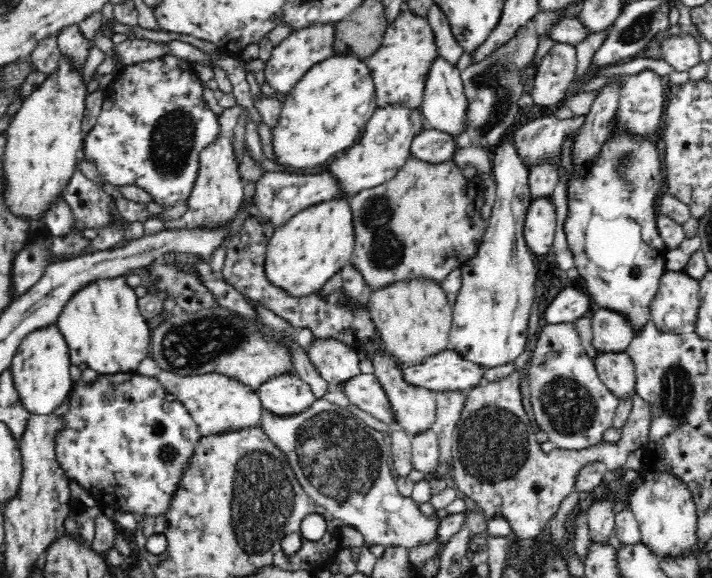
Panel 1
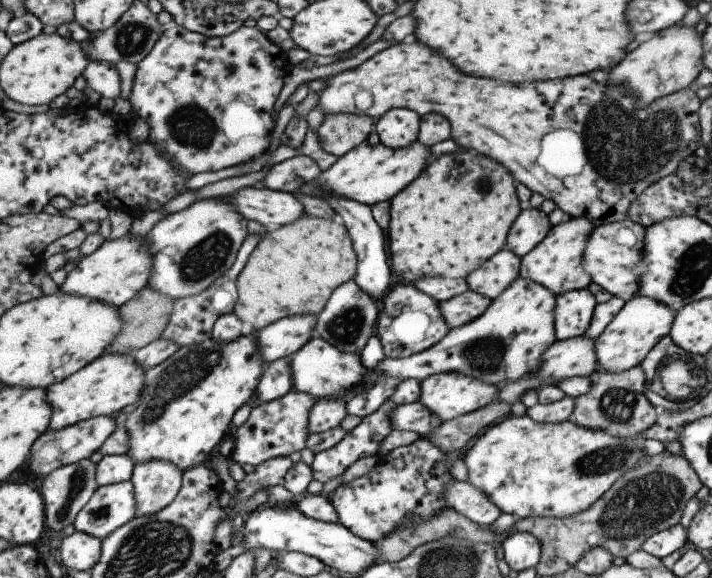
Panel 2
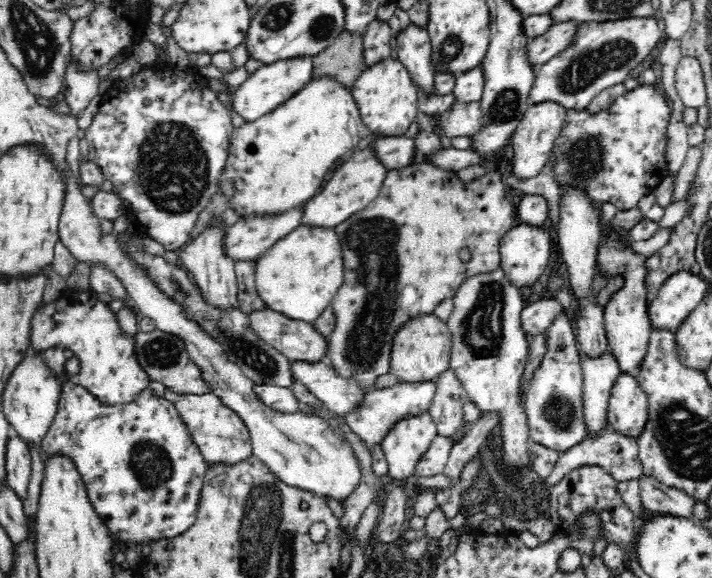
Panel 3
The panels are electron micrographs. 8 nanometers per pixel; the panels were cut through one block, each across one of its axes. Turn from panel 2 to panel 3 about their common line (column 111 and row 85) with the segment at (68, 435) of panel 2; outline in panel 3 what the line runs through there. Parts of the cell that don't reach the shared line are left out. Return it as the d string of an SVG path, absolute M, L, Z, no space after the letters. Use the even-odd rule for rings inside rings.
M410 25L403 30L396 37L396 58L402 61L402 64L406 66L409 71L411 78L416 85L420 86L420 90L426 94L426 96L434 96L437 94L437 90L434 84L434 76L436 76L437 68L434 67L434 55L432 42L426 29L419 28L418 26Z

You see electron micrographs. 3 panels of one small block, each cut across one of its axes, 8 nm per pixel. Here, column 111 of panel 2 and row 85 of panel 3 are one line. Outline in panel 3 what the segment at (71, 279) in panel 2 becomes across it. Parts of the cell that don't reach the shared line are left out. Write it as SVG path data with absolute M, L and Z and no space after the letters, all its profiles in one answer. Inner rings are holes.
M302 54L297 58L279 59L277 62L263 65L256 72L250 74L247 80L236 90L233 97L233 110L245 119L245 122L258 120L271 110L278 108L286 99L294 96L314 76L314 58L312 55Z

